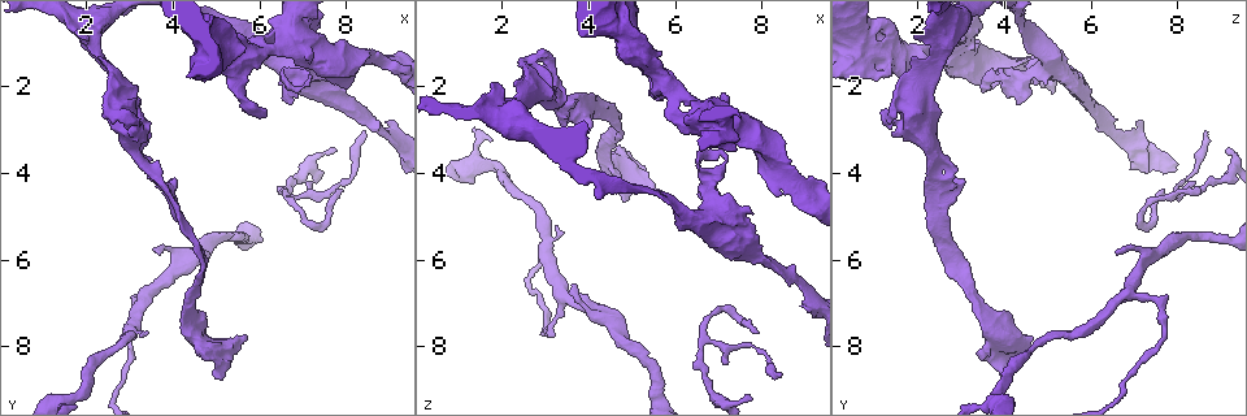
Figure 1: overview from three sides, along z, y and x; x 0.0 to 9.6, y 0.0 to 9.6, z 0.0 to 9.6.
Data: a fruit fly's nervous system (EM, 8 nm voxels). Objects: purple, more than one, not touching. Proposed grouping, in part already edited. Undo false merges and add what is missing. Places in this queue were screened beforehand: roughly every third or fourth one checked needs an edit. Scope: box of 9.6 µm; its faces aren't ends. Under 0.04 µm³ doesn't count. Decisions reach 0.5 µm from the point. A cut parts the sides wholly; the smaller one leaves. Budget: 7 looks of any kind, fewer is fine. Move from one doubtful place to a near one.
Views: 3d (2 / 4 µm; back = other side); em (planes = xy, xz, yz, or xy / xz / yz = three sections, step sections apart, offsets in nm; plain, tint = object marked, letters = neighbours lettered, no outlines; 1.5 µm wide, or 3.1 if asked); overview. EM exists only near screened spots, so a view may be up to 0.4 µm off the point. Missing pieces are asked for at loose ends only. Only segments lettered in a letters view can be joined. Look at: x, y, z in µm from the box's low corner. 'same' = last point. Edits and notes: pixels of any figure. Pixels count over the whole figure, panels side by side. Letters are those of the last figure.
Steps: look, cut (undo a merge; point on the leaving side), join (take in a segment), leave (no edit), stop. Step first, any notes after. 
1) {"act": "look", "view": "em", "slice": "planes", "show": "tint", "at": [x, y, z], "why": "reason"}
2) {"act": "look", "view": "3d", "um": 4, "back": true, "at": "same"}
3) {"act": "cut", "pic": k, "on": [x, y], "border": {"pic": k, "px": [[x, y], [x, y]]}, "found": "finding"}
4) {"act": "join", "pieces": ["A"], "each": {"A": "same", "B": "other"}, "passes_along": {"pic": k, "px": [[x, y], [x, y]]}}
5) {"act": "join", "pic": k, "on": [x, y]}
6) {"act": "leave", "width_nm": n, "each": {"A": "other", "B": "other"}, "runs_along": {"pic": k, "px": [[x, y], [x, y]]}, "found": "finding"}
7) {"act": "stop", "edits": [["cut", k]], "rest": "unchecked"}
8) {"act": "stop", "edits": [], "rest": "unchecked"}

{"act": "look", "view": "3d", "um": 4, "at": [8.45, 3.05, 8.65]}

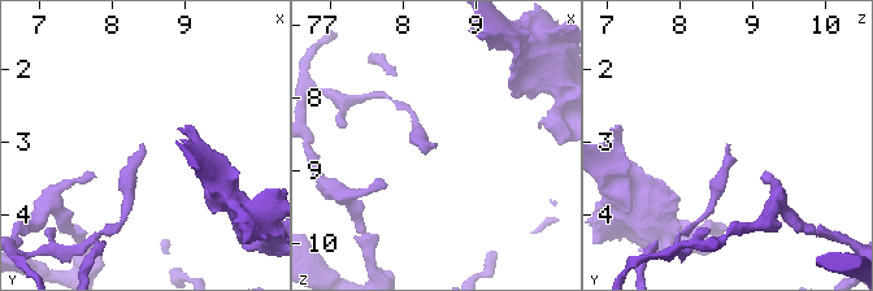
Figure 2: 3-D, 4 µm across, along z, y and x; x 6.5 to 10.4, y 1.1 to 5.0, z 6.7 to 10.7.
{"act": "look", "view": "em", "slice": "planes", "show": "letters", "at": [8.45, 3.05, 8.65]}

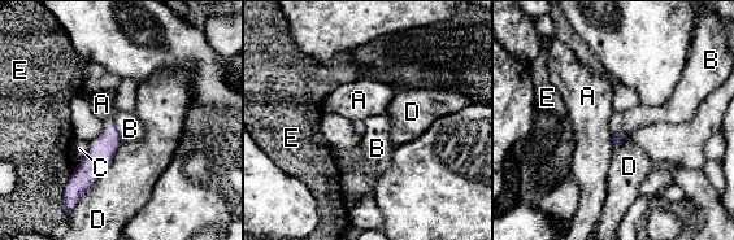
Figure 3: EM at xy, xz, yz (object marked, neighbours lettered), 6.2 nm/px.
{"act": "leave", "each": {"A": "other", "B": "other", "C": "other", "D": "other", "E": "other"}, "runs_along": {"pic": 3, "px": [[113, 129], [78, 191]]}, "found": "no lettered segment goes on from it"}

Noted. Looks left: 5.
{"act": "look", "view": "em", "slice": "planes", "show": "letters", "at": [8.85, 1.40, 4.40], "why": "calibre changes"}

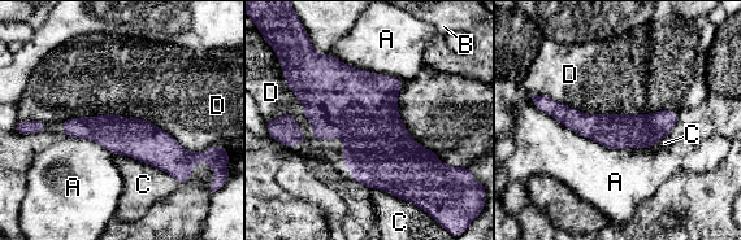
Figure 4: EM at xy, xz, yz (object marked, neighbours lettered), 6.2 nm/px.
{"act": "leave", "width_nm": 220, "each": {"A": "other", "B": "other", "C": "other", "D": "other"}, "found": "all the same neuron"}

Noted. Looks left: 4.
{"act": "look", "view": "em", "slice": "planes", "show": "plain", "at": [6.75, 1.85, 4.35], "why": "calibre changes"}

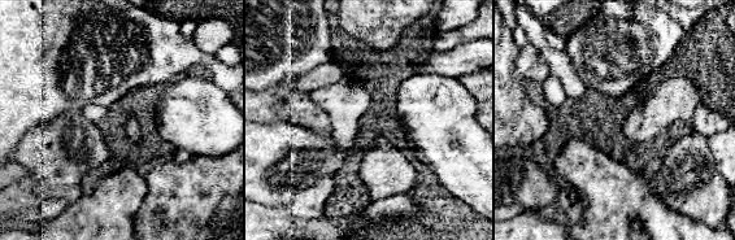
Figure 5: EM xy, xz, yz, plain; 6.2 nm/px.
{"act": "look", "view": "em", "slice": "planes", "show": "letters", "at": "same"}

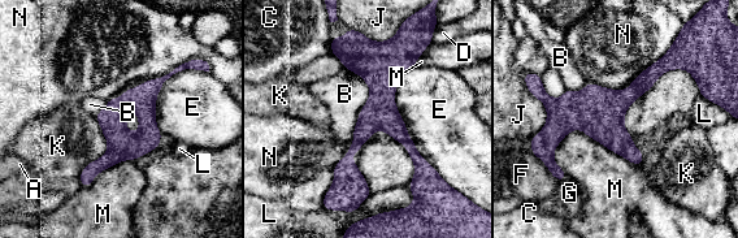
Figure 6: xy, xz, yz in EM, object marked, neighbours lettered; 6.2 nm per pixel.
{"act": "leave", "width_nm": 220, "each": {"A": "other", "B": "other", "C": "other", "D": "other", "E": "other", "F": "other", "G": "other", "J": "other", "K": "other", "L": "other", "M": "other", "N": "other"}, "runs_along": {"pic": 6, "px": [[403, 29], [341, 168]]}, "found": "one neuron here"}

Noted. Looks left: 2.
{"act": "stop", "edits": [], "rest": "unchecked"}

